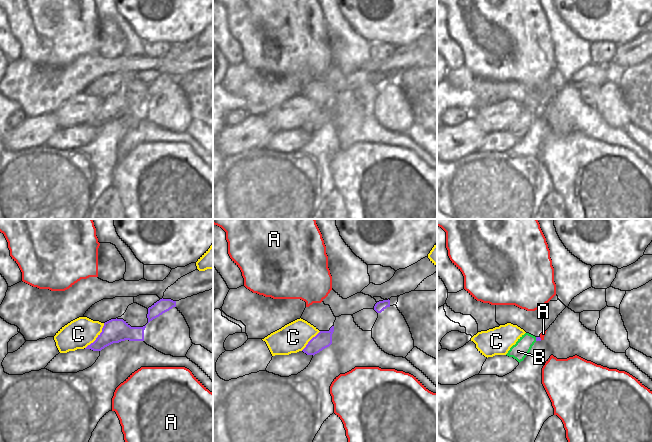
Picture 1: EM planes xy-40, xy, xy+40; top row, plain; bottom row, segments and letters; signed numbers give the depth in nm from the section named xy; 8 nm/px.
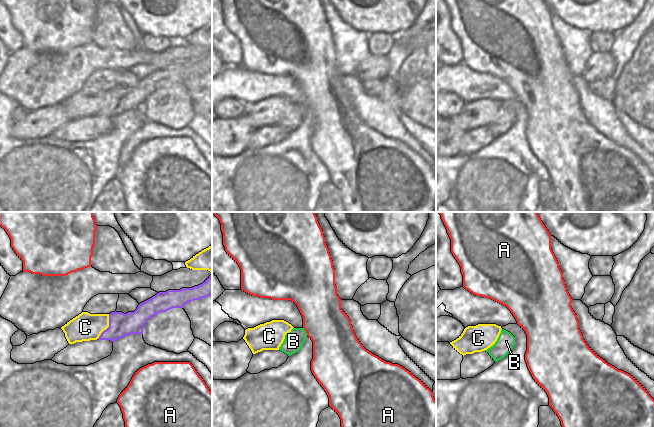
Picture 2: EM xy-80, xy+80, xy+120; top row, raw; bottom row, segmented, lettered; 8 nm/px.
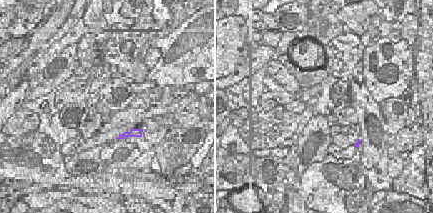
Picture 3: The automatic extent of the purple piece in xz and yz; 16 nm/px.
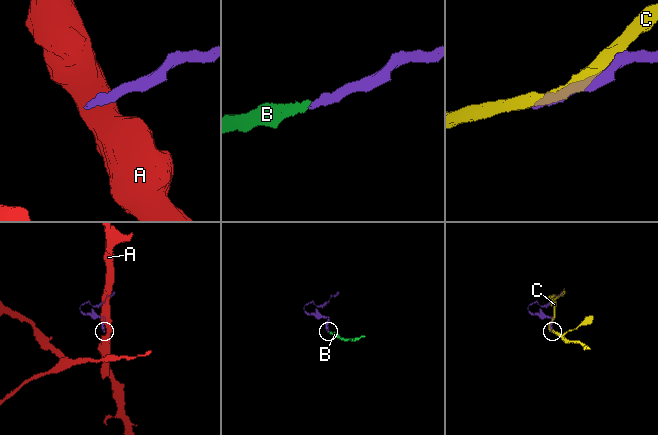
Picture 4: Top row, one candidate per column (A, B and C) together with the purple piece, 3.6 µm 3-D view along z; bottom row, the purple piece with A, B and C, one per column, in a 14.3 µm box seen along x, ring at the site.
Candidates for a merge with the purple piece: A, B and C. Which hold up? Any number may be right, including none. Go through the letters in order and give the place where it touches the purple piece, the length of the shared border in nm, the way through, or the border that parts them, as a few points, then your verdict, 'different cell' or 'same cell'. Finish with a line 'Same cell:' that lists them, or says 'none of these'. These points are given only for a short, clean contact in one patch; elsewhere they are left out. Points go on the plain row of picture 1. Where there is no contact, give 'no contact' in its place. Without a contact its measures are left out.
A: contact xy+40 (540, 114); length 30 nm; border xy+40 (539, 113), (541, 115); different cell
B: contact xy+40 (536, 115); length 30 nm; way xy+40 (537, 114), (536, 115), (530, 115), (523, 122); same cell
C: contact xy-40 (98, 112); length 260 nm; different cell
Same cell: B

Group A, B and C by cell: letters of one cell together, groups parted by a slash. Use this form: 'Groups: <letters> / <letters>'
Groups: A / B / C.

